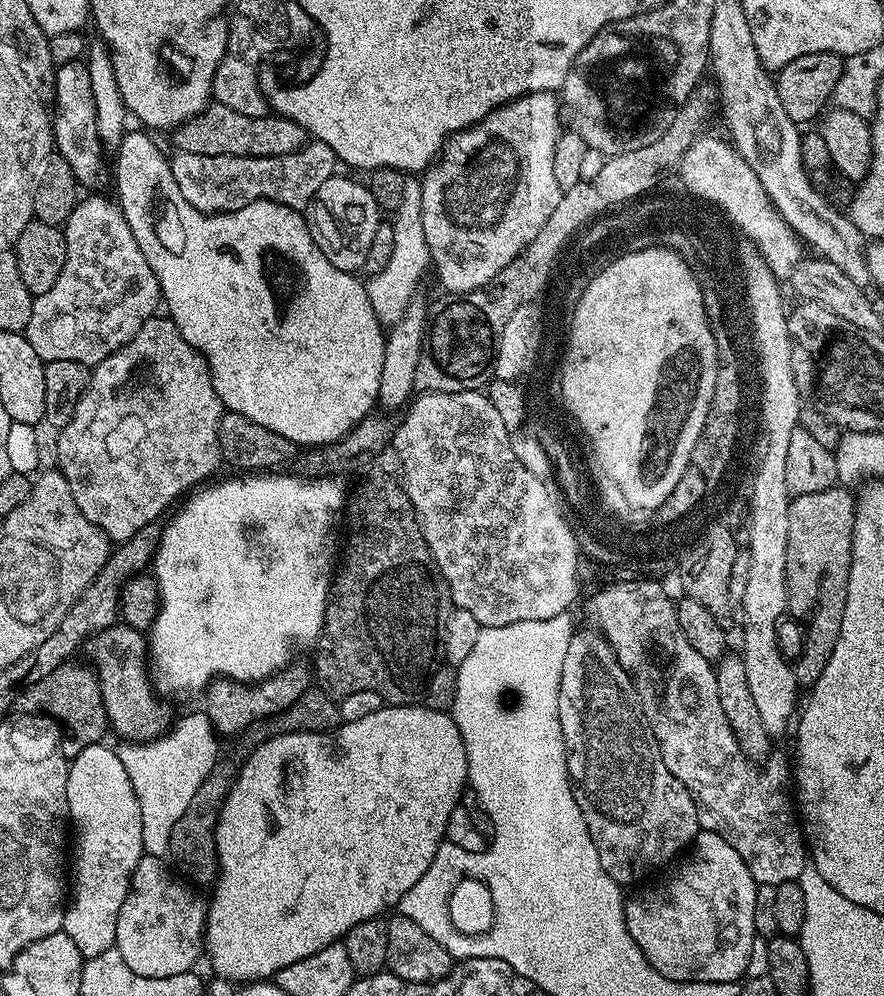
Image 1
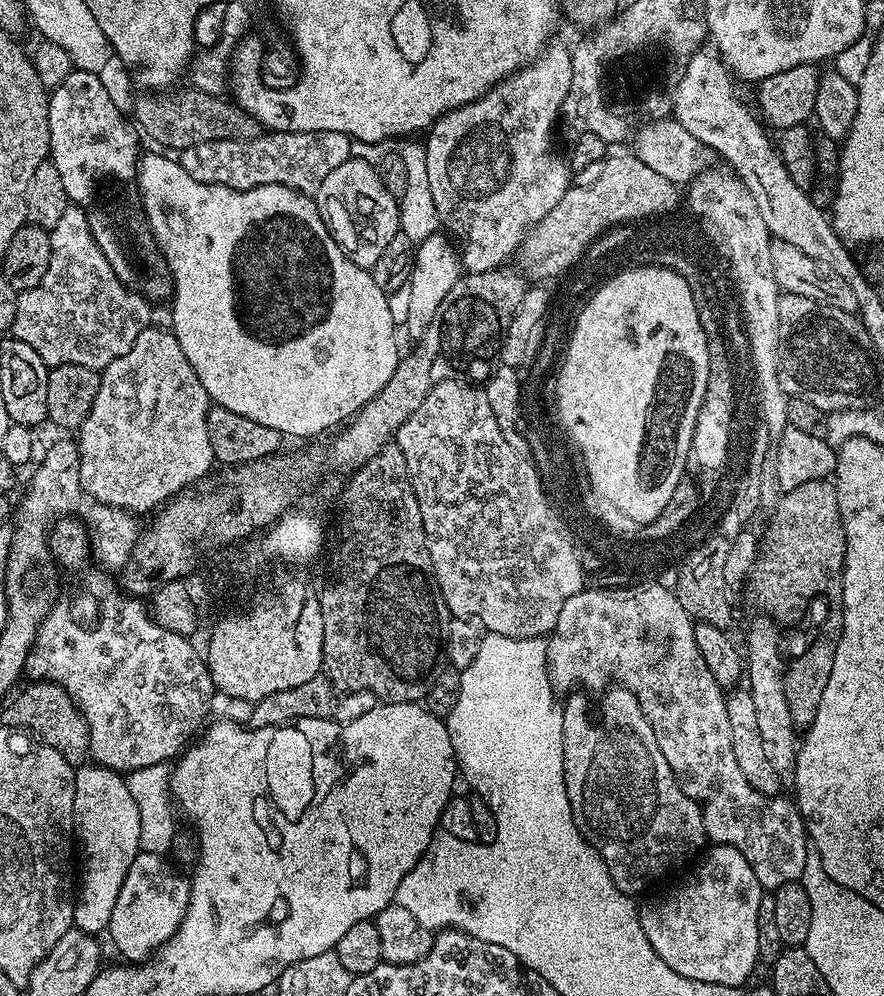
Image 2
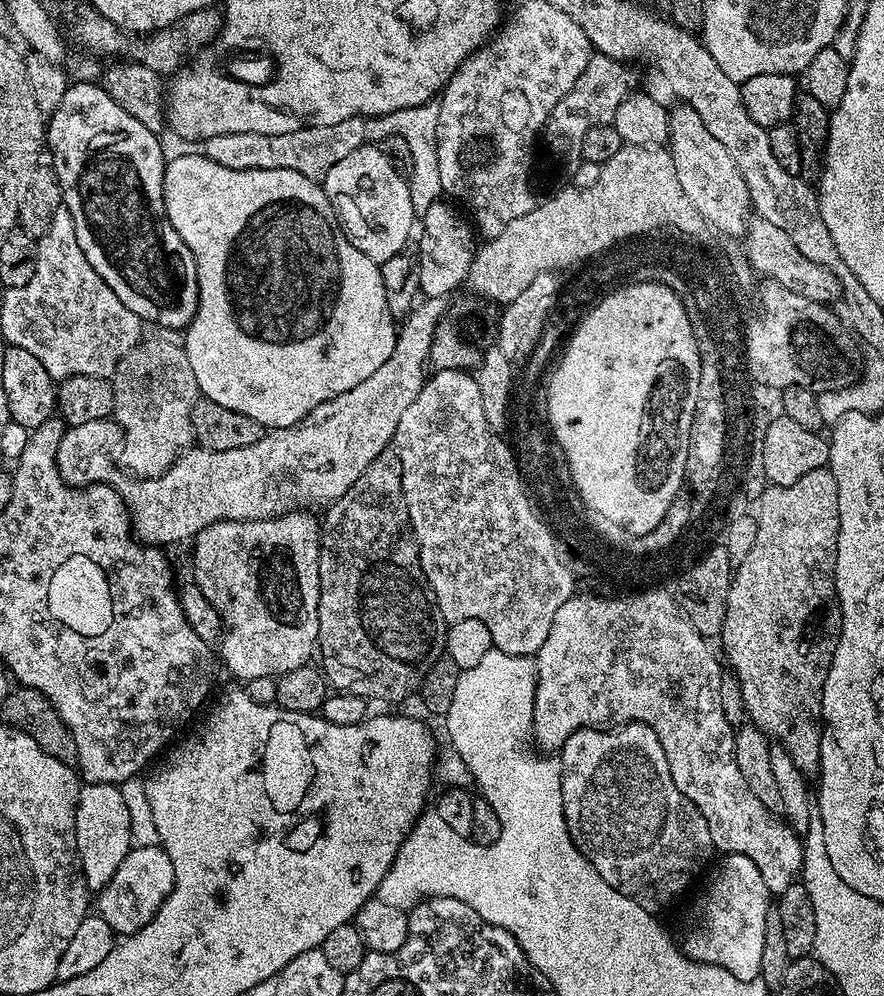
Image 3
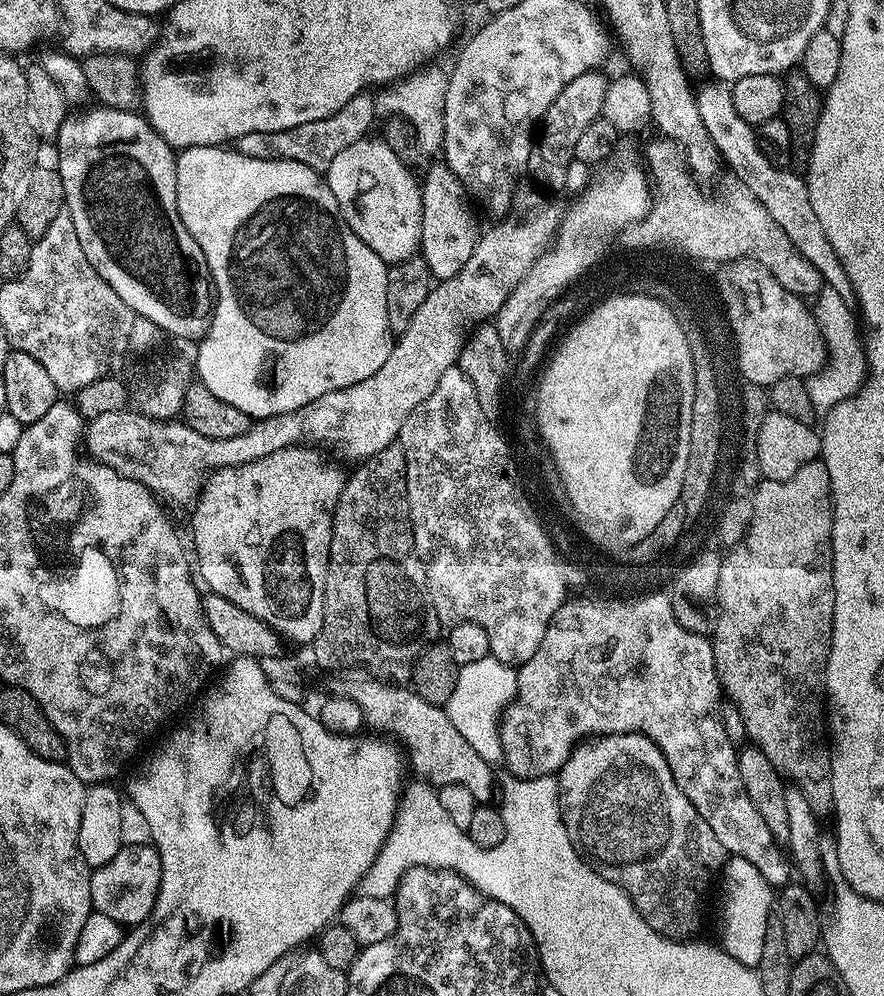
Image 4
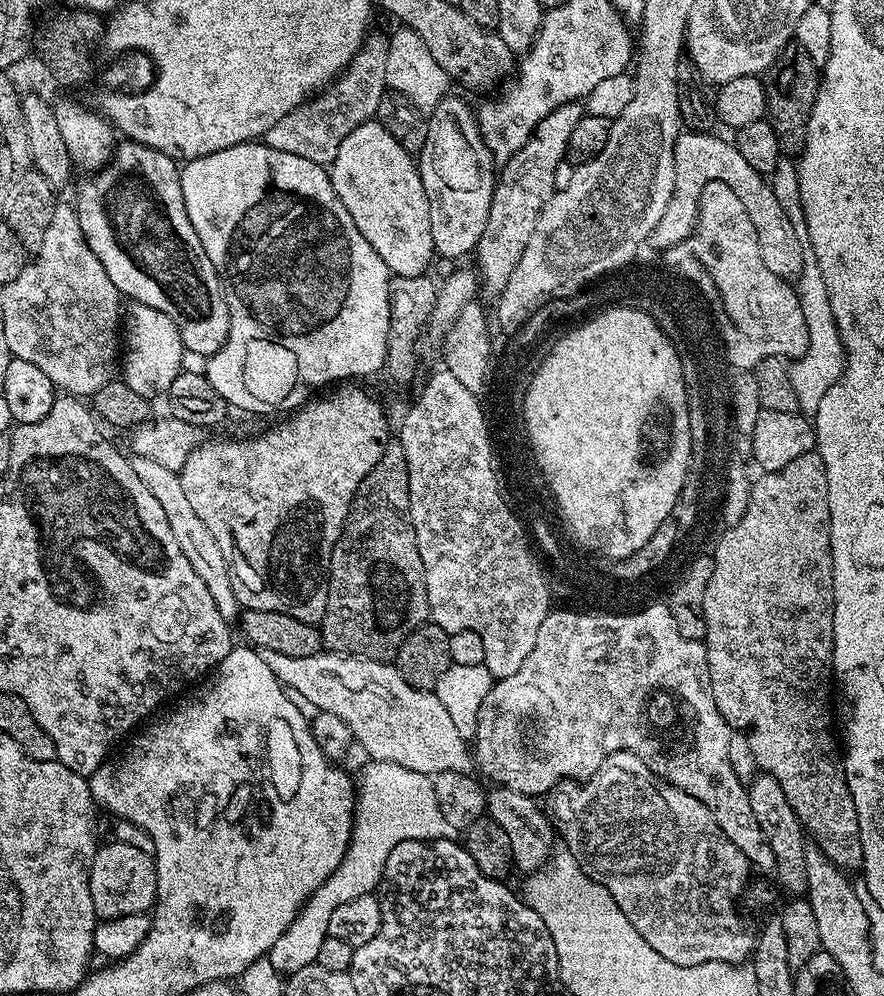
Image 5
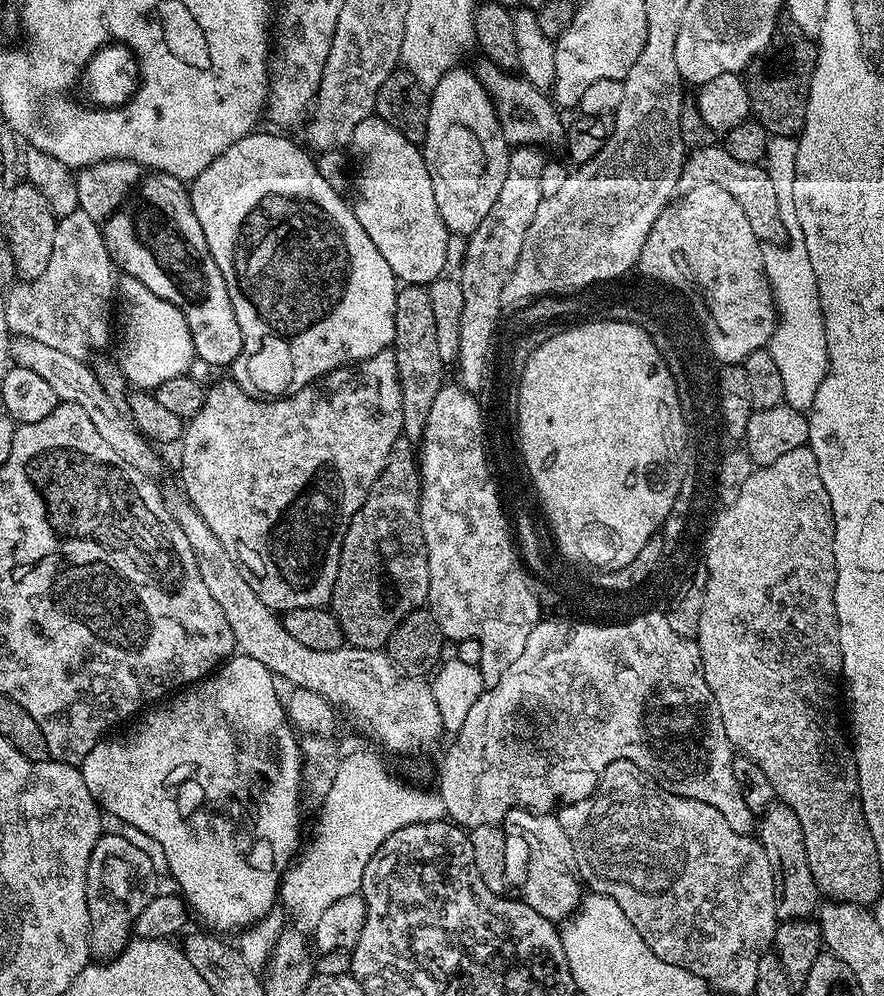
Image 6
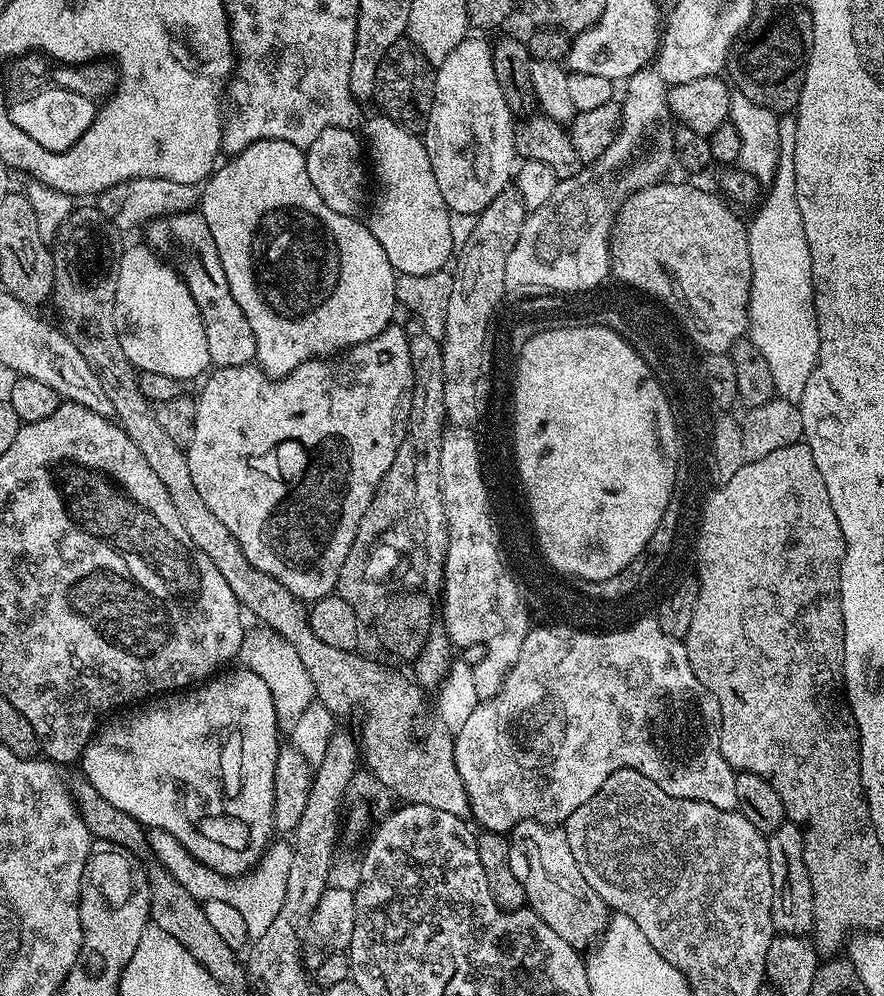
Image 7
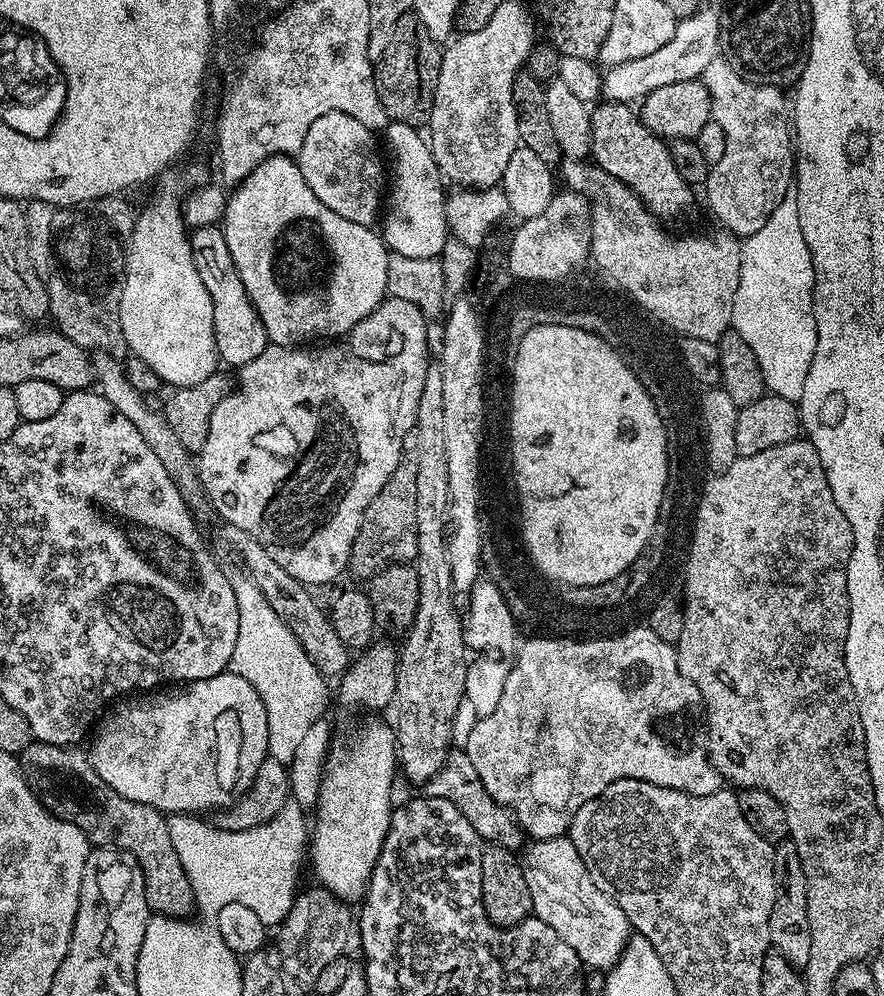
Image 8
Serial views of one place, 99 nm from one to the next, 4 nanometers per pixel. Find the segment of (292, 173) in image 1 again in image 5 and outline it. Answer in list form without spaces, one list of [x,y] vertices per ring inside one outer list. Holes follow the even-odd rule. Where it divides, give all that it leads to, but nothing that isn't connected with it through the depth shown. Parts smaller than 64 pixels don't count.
[[[369,35],[364,45],[354,54],[344,71],[323,89],[304,101],[290,114],[278,118],[262,138],[266,146],[274,150],[286,150],[286,154],[298,154],[315,164],[330,166],[338,154],[338,146],[353,130],[358,130],[362,122],[373,119],[378,110],[378,102],[385,96],[386,60],[388,58],[389,37]]]

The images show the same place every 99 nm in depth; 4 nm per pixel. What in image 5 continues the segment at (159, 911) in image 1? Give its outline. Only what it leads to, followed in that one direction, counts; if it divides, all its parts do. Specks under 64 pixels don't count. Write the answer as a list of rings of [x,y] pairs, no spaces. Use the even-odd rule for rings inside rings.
[[[113,839],[112,844],[101,843],[92,859],[92,868],[88,871],[90,898],[94,898],[94,910],[100,920],[113,920],[126,914],[147,913],[156,903],[156,862],[149,853],[135,846],[126,846],[126,842]]]

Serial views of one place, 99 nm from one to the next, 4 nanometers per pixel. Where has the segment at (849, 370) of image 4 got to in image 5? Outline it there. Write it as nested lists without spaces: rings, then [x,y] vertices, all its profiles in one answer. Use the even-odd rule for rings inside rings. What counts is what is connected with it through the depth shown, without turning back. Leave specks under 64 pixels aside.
[[[814,262],[805,263],[802,274],[794,281],[808,327],[808,346],[806,354],[795,357],[788,364],[788,373],[794,386],[794,394],[798,398],[800,412],[809,418],[815,417],[826,390],[830,390],[830,386],[834,386],[834,382],[838,382],[838,378],[844,372],[844,347],[838,334],[838,326],[834,322],[834,314],[830,314],[827,285],[826,278],[822,278],[822,270],[818,270]]]

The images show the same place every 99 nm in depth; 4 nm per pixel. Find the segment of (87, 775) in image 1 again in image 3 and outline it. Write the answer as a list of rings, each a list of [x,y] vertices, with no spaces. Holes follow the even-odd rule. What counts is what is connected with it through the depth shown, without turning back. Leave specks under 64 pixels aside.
[[[84,784],[76,803],[76,849],[89,893],[99,893],[106,882],[114,878],[114,870],[118,870],[122,858],[126,858],[132,847],[130,810],[122,800],[119,787],[115,784]]]

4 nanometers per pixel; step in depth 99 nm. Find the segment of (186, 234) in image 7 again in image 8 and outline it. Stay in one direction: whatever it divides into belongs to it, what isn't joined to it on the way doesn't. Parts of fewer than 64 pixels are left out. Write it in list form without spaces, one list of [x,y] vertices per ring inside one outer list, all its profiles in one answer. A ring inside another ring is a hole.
[[[216,226],[197,228],[190,239],[194,266],[198,266],[198,274],[210,293],[210,302],[214,302],[214,336],[219,363],[233,364],[233,369],[238,370],[246,362],[254,362],[254,358],[268,348],[270,341],[266,326],[262,326],[262,318],[246,294],[246,286],[242,286],[242,278],[238,278],[238,270],[234,266],[234,258],[230,258],[230,246],[226,246],[223,231]]]

